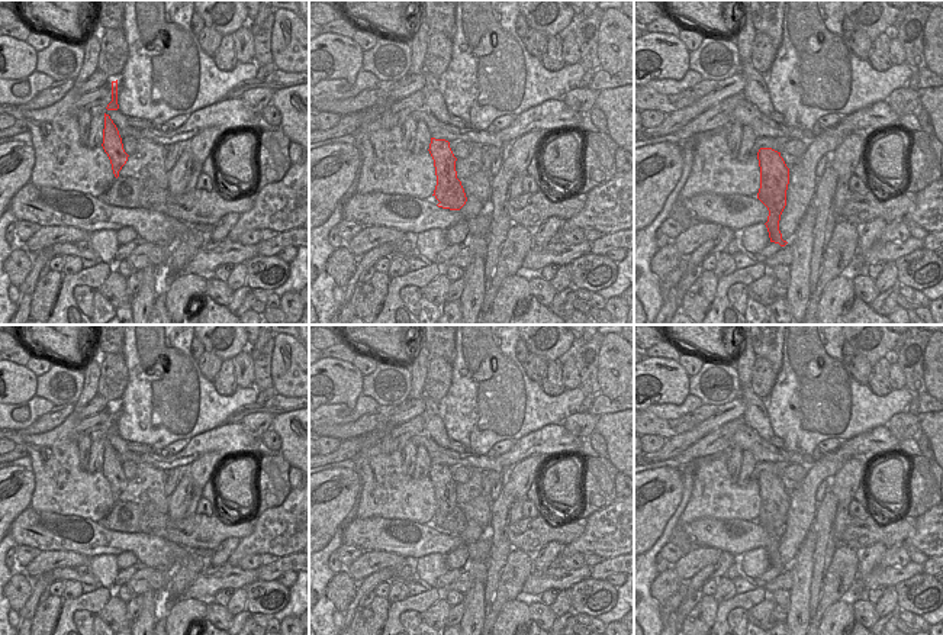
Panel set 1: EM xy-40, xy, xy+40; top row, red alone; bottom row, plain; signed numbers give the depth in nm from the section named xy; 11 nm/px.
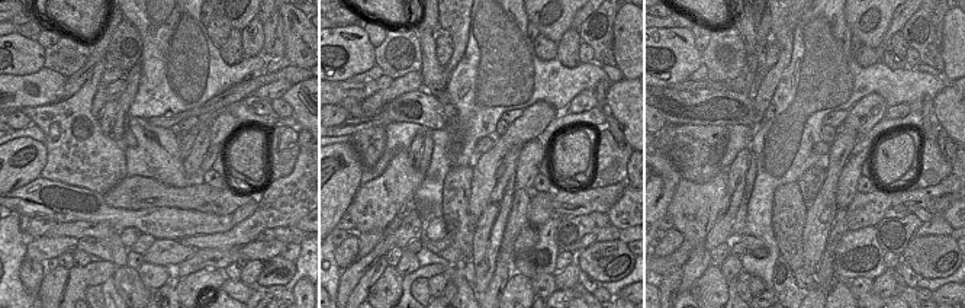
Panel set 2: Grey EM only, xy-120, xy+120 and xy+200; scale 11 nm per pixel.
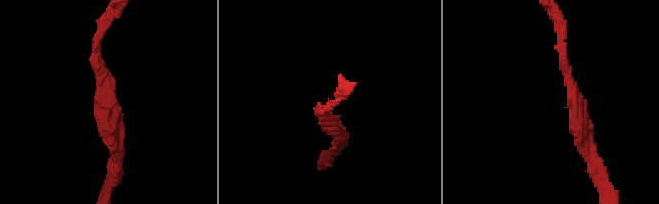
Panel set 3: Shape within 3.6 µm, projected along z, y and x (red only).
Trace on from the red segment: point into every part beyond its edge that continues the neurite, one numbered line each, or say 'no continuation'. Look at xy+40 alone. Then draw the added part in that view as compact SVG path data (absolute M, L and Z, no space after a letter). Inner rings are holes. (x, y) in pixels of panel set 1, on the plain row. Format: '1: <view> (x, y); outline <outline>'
no continuation

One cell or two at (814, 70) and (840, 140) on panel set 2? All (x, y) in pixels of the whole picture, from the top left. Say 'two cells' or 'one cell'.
two cells

